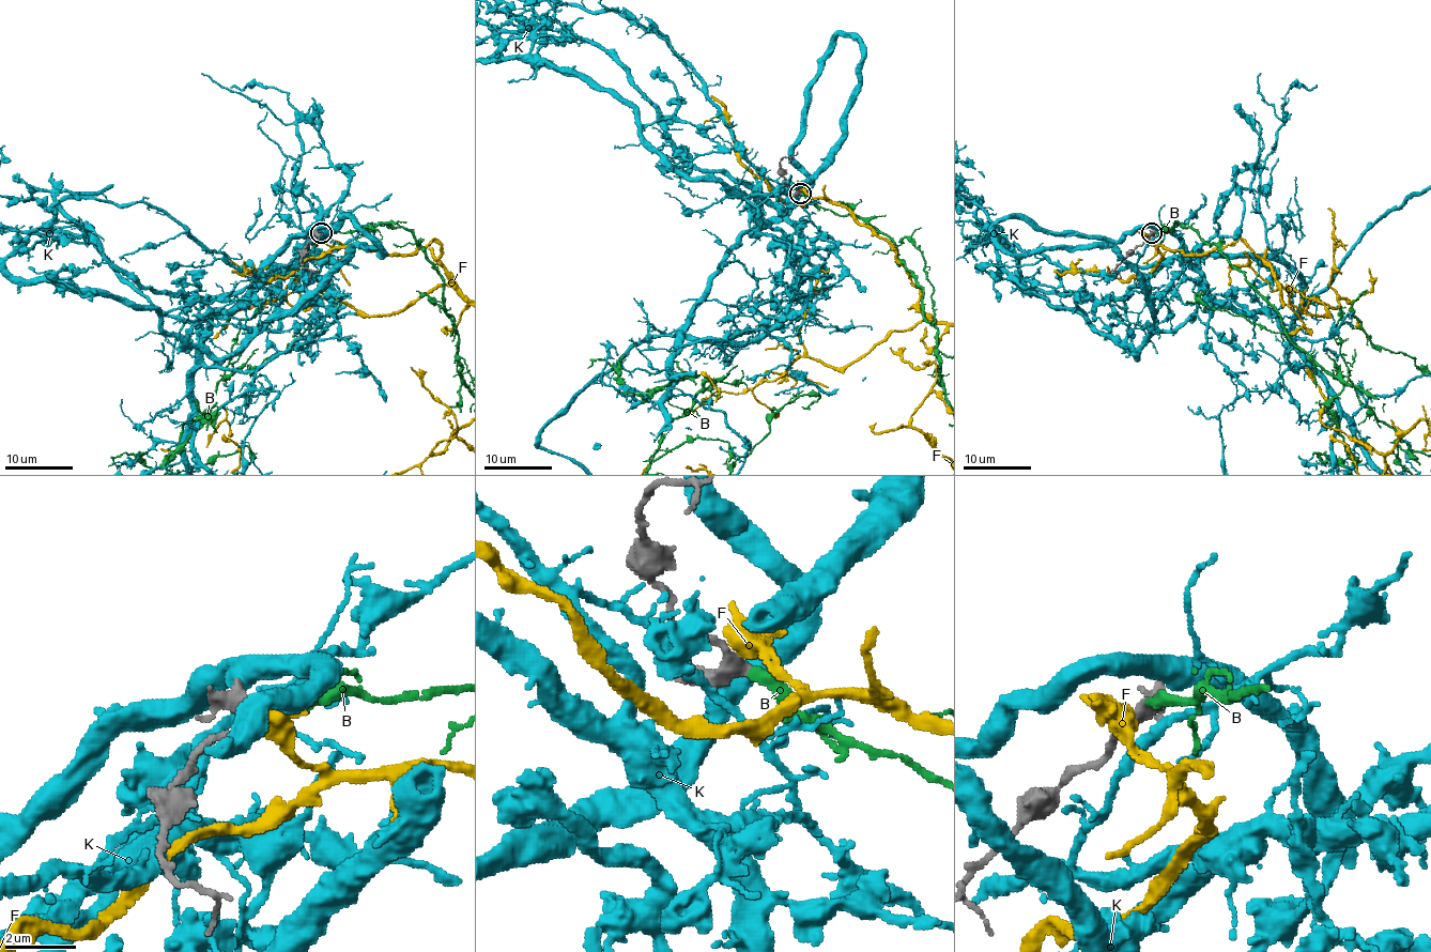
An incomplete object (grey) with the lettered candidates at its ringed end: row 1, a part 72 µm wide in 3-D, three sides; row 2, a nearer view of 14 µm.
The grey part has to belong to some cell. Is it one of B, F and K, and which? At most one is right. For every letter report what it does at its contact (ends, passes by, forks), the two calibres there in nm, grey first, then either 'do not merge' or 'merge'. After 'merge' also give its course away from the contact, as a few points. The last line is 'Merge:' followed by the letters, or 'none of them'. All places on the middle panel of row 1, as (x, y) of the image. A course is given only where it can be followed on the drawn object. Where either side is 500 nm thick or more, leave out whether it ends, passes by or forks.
B: it ends | 360/320 nm | merge
F: it forks | 360/440 nm | do not merge
K: it forks | 400/400 nm | do not merge
Merge: B

